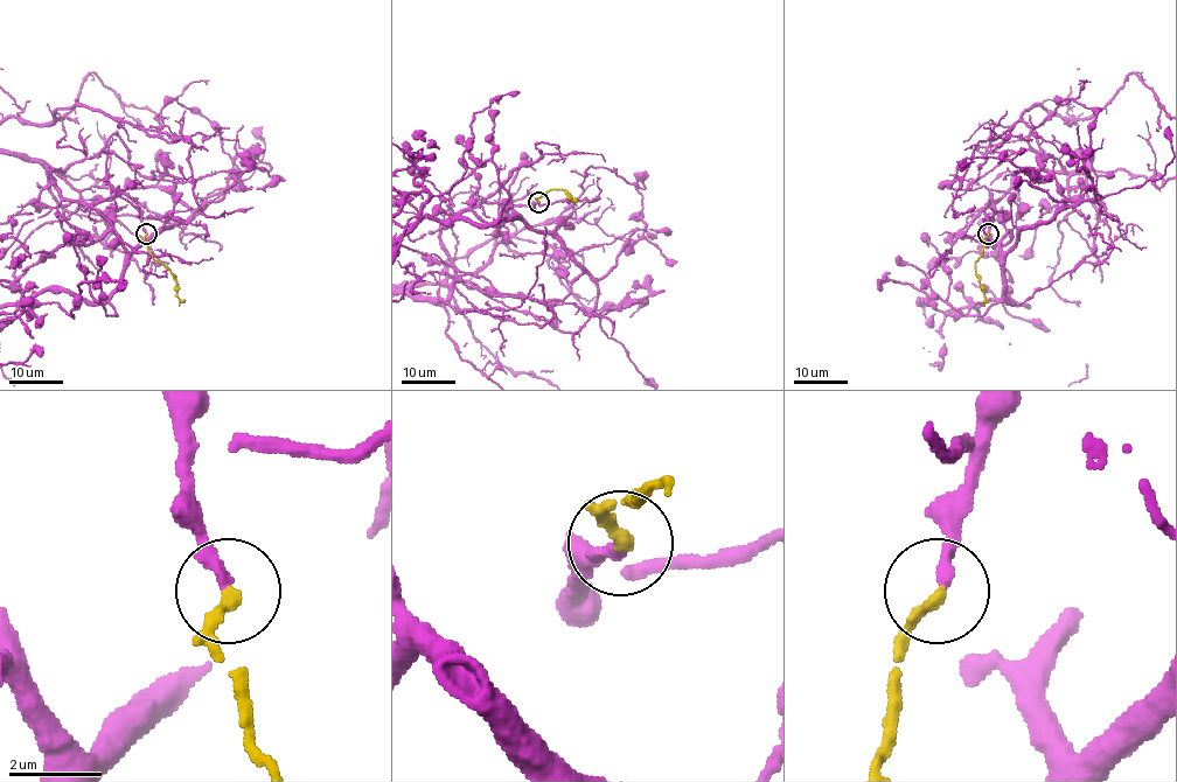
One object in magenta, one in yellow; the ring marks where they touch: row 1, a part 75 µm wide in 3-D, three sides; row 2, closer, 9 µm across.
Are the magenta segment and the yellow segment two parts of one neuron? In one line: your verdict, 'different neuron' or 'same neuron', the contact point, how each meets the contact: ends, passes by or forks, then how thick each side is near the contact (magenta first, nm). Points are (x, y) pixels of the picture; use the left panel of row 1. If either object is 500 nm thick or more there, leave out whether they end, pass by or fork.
same neuron | (146, 234) | magenta ends | yellow ends | 260/280 nm

